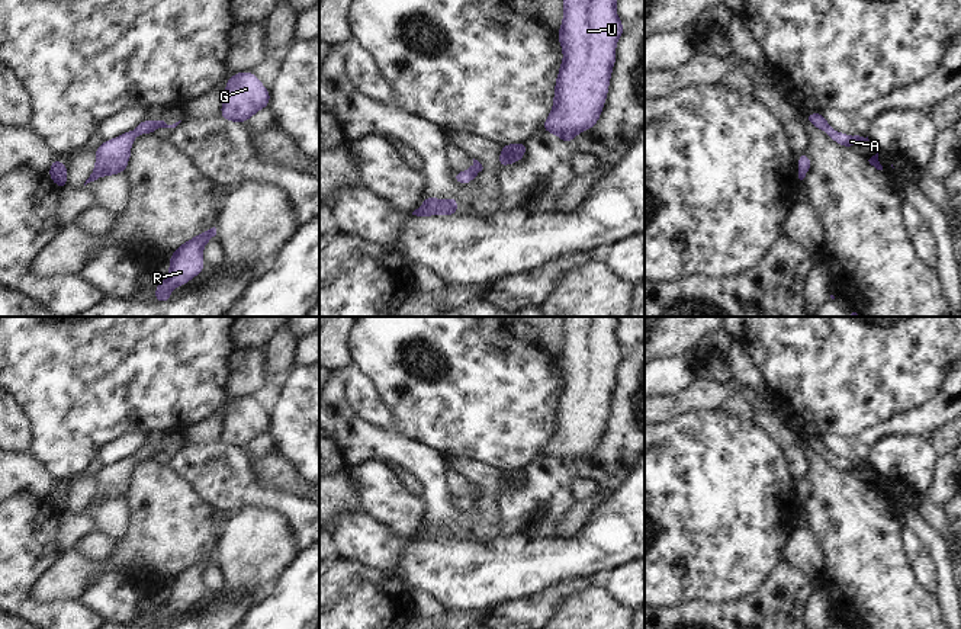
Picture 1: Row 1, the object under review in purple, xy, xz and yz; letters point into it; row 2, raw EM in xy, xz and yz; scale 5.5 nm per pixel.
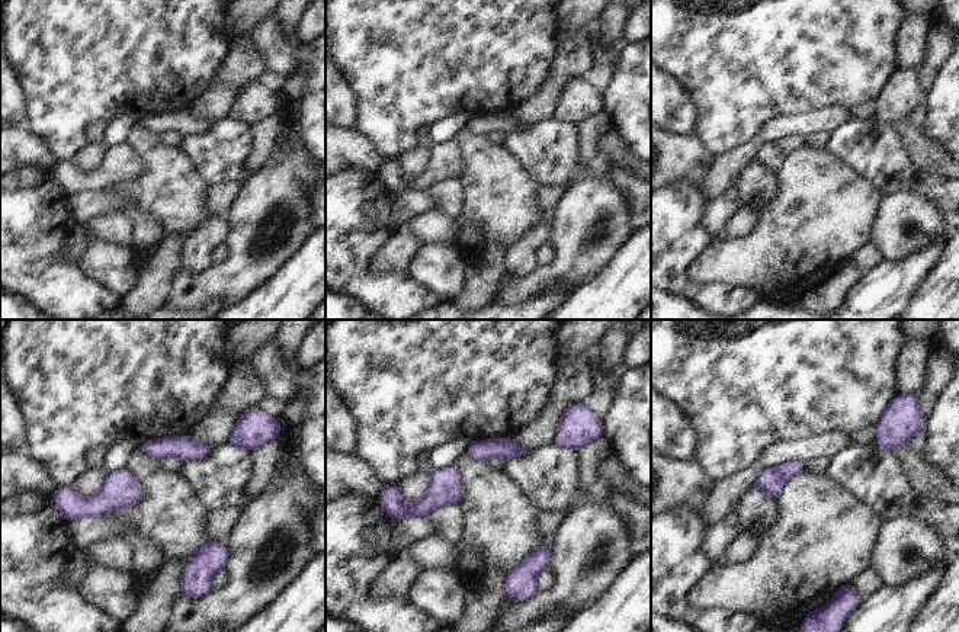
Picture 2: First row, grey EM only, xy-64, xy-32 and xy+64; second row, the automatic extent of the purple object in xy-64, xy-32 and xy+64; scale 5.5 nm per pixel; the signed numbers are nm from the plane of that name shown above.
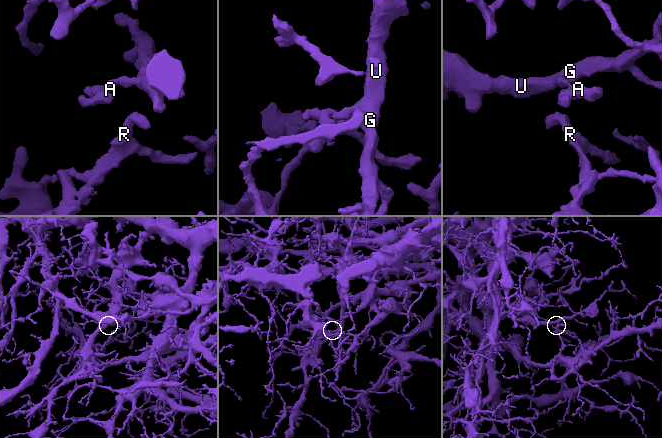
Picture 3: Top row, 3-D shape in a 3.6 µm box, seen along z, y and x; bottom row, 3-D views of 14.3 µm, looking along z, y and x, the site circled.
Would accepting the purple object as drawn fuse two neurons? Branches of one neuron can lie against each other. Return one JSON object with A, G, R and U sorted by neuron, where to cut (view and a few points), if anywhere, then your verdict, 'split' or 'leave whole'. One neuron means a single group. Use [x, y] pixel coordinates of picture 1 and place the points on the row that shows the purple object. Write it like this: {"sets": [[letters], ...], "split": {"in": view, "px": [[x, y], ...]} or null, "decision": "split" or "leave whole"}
{"sets": [["A", "G", "R", "U"]], "split": null, "decision": "leave whole"}

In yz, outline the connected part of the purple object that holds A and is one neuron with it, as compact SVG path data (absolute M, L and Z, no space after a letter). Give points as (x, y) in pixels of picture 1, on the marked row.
M806 113L804 116L813 126L820 128L822 131L827 134L830 139L833 139L835 142L843 147L851 148L852 145L858 142L870 141L868 137L867 138L859 135L849 137L849 135L838 132L836 129L832 129L827 121L825 119L823 113Z

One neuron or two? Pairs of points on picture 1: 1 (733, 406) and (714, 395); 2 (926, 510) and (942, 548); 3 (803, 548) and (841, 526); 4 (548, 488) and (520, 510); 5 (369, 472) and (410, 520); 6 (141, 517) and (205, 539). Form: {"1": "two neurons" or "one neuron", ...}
{"1": "two neurons", "2": "two neurons", "3": "two neurons", "4": "one neuron", "5": "one neuron", "6": "one neuron"}

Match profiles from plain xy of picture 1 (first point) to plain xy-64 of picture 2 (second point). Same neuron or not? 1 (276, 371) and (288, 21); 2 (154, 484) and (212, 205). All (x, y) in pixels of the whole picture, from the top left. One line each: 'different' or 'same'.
1: same
2: different

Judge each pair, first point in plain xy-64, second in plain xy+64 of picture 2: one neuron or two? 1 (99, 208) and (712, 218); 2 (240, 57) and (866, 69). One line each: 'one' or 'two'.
1: one
2: two

